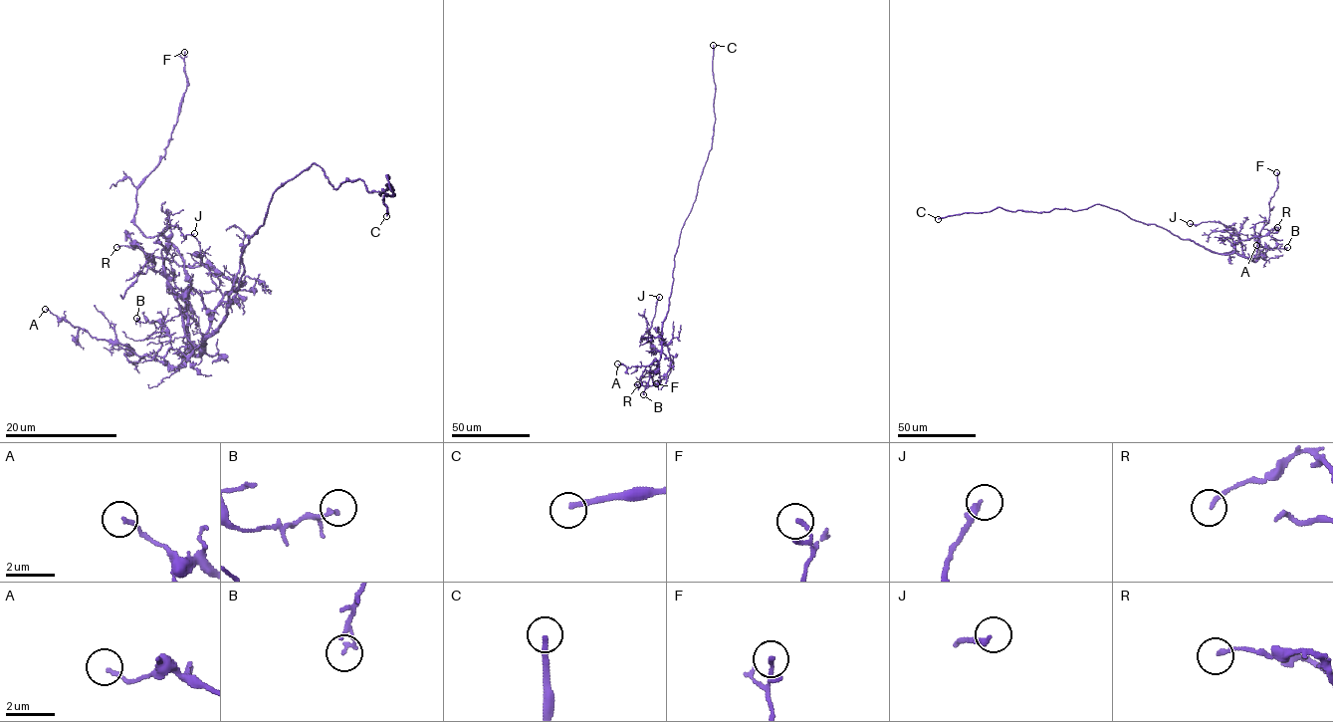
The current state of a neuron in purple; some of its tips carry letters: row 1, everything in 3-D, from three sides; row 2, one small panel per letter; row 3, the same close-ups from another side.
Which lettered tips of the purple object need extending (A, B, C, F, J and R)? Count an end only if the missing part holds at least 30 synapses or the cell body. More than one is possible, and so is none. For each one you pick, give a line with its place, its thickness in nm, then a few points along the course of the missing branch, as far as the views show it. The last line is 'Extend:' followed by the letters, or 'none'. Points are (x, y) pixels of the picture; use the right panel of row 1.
C: at (938, 219); 220 nm thick
Extend: C

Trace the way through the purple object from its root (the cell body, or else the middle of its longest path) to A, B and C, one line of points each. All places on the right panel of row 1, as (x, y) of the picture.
A: (1144, 223), (1162, 227), (1216, 253), (1236, 253), (1253, 258), (1253, 261), (1260, 252), (1256, 245)
B: (1144, 223), (1162, 227), (1216, 253), (1236, 253), (1253, 258), (1253, 261), (1269, 248), (1287, 247)
C: (1144, 223), (1099, 203), (1076, 211), (1053, 208), (1041, 212), (1012, 211), (997, 207), (989, 211), (938, 219)

